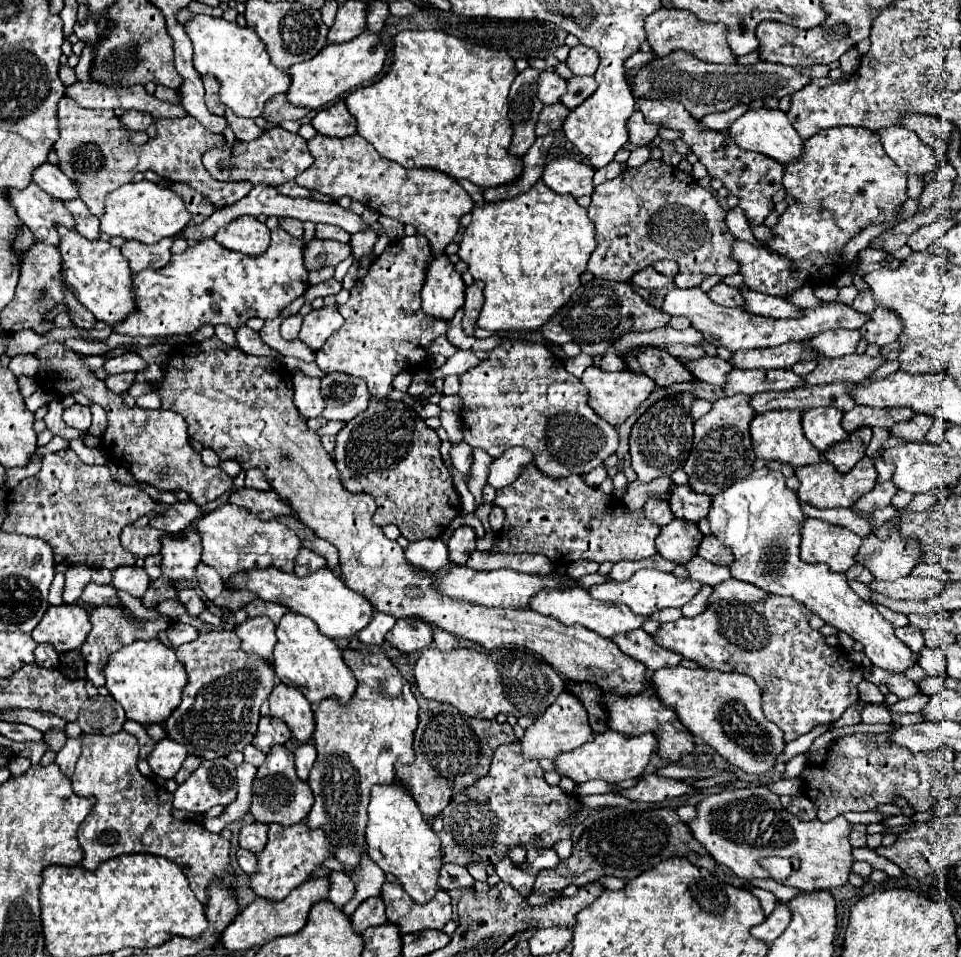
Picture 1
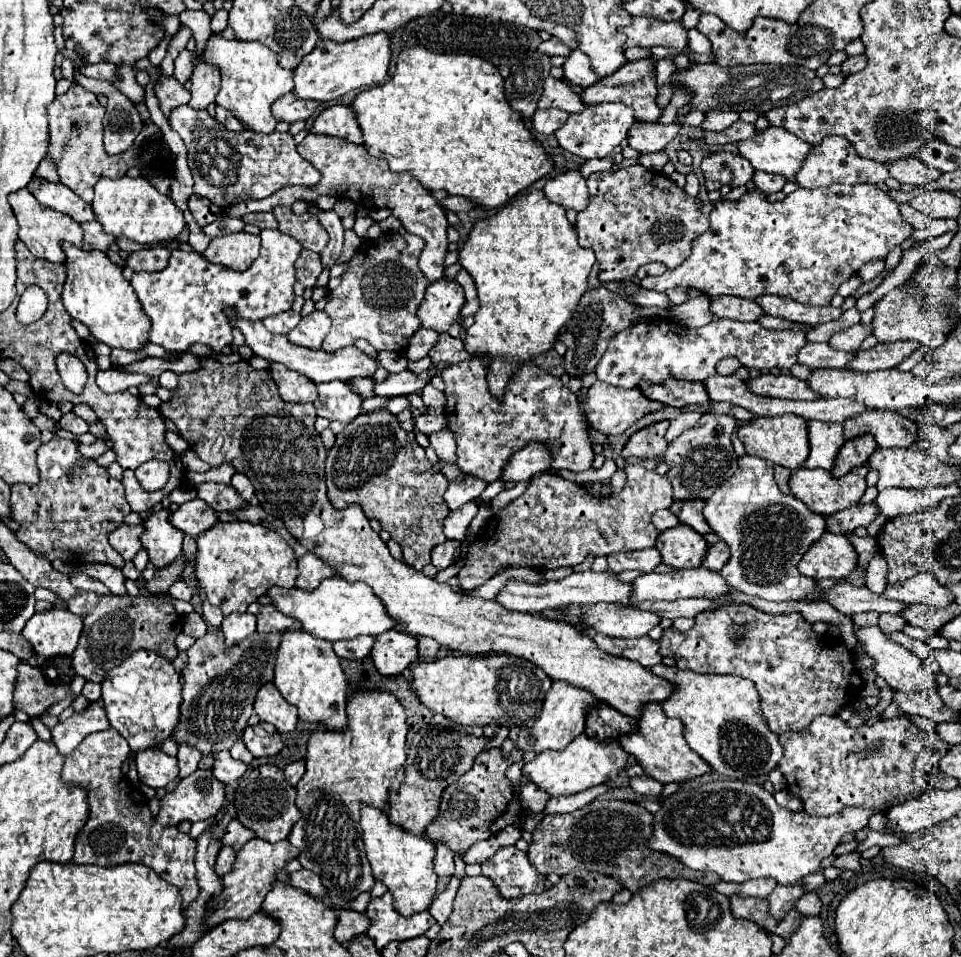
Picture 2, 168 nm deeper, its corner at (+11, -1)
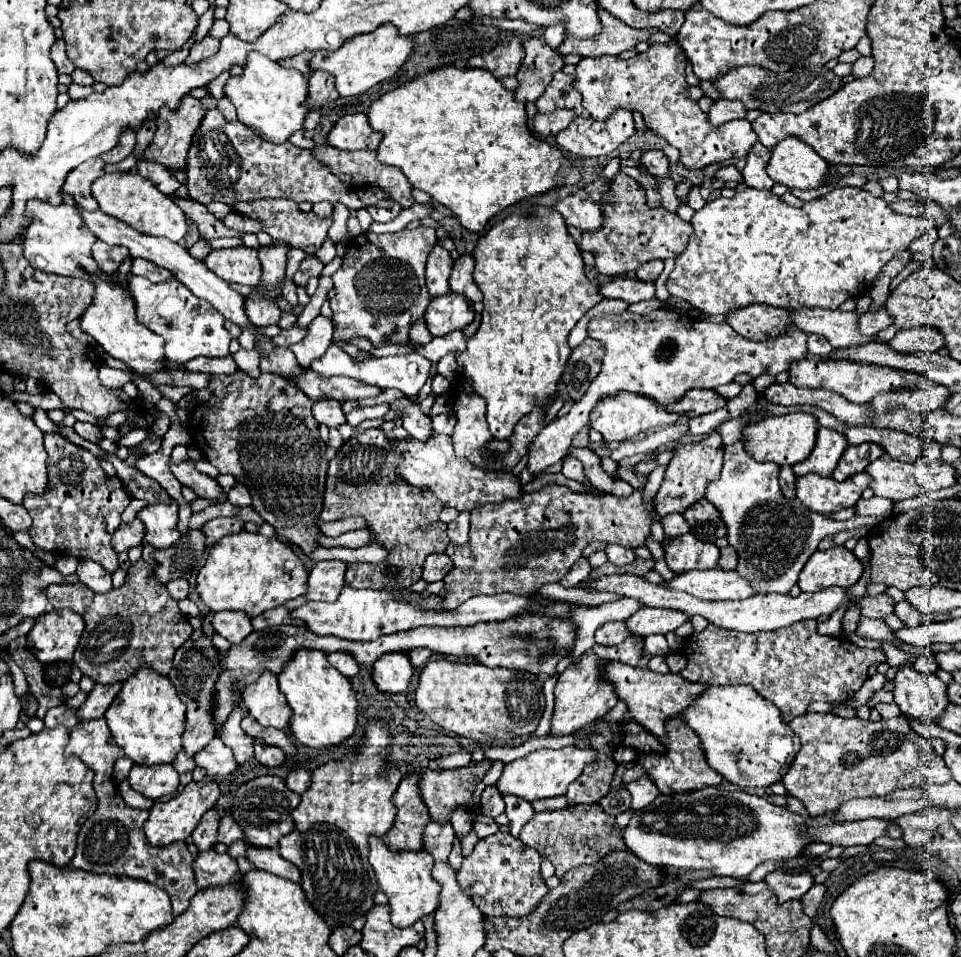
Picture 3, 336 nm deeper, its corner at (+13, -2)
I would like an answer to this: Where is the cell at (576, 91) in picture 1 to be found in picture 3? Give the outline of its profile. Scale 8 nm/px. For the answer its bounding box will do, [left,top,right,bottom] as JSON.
[715,165,743,183]

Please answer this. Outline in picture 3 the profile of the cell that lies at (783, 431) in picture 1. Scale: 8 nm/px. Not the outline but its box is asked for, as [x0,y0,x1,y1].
[743,411,819,465]

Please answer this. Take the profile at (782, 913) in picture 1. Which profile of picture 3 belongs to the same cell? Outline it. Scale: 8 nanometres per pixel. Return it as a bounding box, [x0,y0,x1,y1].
[765,871,815,903]

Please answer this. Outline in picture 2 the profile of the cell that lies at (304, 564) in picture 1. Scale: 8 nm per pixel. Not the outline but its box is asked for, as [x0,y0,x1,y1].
[297,554,337,592]

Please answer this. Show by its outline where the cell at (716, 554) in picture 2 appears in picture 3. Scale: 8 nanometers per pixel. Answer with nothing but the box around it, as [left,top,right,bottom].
[719,547,737,569]

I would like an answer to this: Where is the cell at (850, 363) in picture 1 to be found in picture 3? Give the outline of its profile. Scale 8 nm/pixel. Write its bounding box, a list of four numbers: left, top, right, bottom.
[889,327,945,355]

